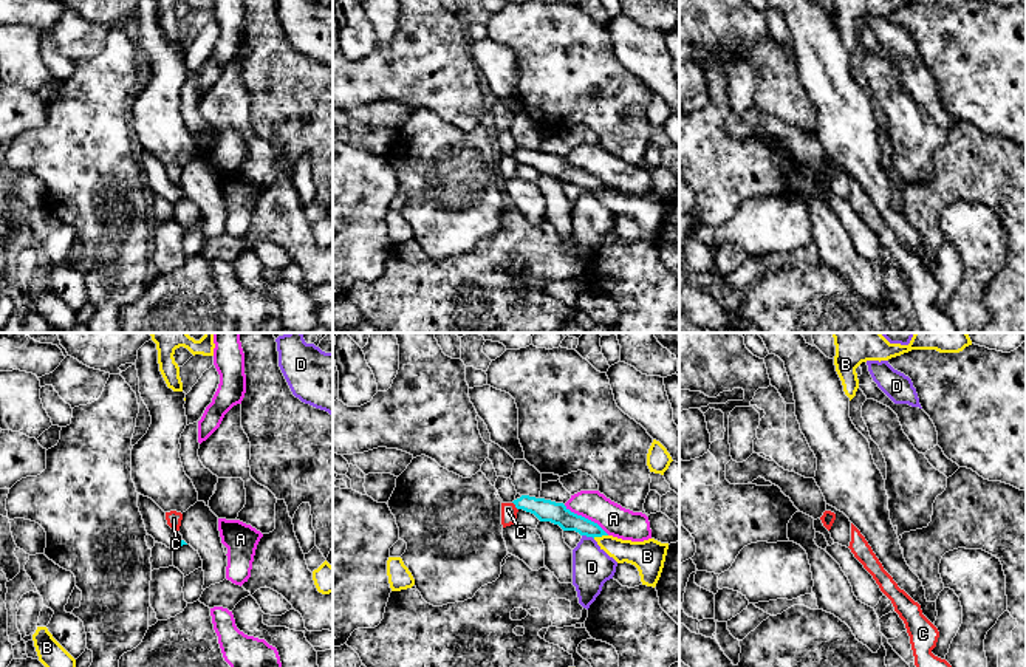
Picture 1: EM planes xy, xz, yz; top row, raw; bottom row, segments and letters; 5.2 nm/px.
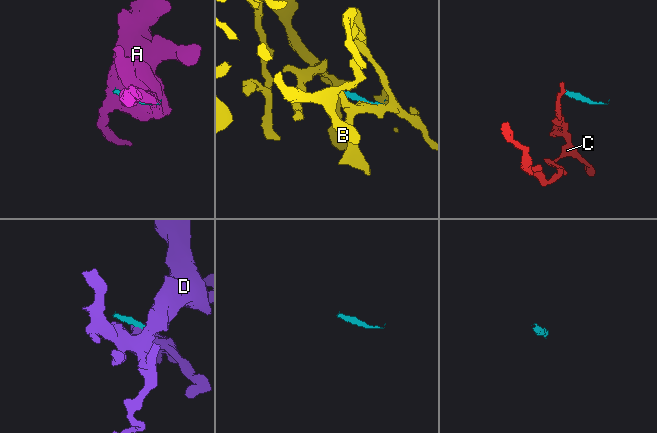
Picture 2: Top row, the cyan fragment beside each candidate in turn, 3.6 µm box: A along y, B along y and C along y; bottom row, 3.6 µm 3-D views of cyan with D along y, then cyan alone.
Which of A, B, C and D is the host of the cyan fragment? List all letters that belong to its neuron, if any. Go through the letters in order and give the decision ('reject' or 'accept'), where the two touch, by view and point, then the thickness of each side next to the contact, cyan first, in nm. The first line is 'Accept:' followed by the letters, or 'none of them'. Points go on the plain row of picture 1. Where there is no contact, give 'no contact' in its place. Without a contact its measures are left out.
Accept: none of them
A: reject; meets cyan in xz at (587, 172); 110 nm thick on the cyan side, 160 nm on the other
B: reject; meets cyan in xz at (599, 189); 110 nm thick on the cyan side, 140 nm on the other
C: reject; meets cyan in xz at (516, 160); 110 nm thick on the cyan side, 80 nm on the other
D: reject; meets cyan in xz at (588, 189); 110 nm thick on the cyan side, 200 nm on the other

